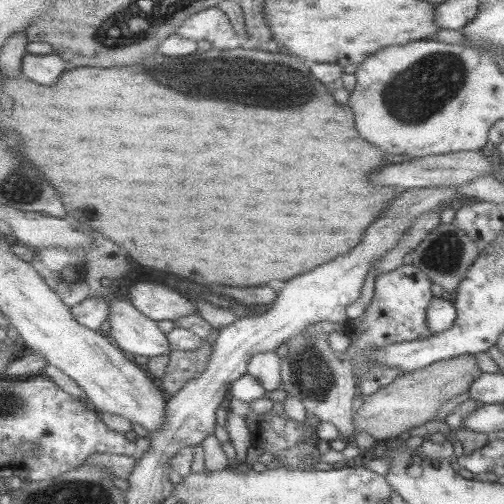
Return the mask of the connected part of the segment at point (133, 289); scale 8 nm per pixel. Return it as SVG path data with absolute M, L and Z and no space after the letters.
M139 282L126 286L126 295L145 316L155 321L177 322L183 316L199 316L195 304L171 285Z

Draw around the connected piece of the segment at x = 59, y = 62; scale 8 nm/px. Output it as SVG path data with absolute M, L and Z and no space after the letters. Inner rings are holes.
M27 54L23 58L24 77L39 84L55 84L69 70L69 63L61 54Z

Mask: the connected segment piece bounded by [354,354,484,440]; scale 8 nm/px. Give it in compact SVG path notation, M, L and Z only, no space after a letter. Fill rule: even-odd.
M464 354L436 362L410 374L399 375L389 386L364 397L363 404L354 413L358 432L367 432L375 439L385 440L396 438L405 431L409 433L409 430L427 424L429 420L437 418L445 402L461 396L463 392L468 392L475 379L482 376L484 372L482 366L478 364L477 355Z

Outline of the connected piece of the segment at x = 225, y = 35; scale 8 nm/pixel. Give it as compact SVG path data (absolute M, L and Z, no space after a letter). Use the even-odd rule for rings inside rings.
M218 6L192 14L176 28L177 35L208 41L216 49L228 49L237 40L230 16Z

